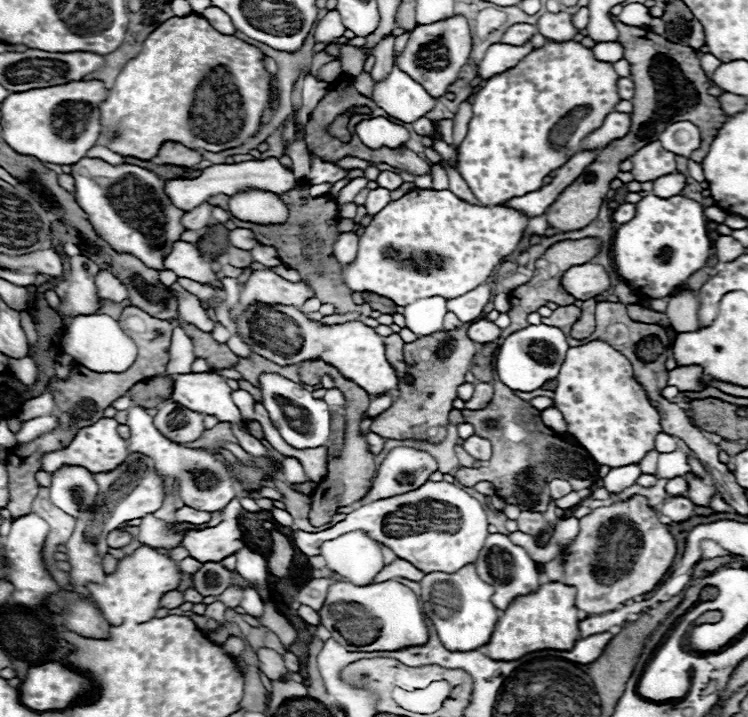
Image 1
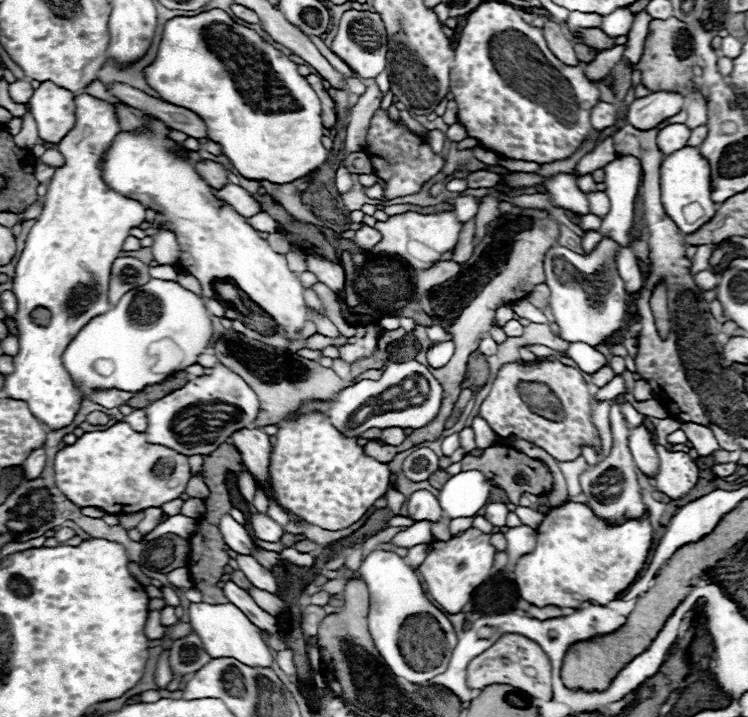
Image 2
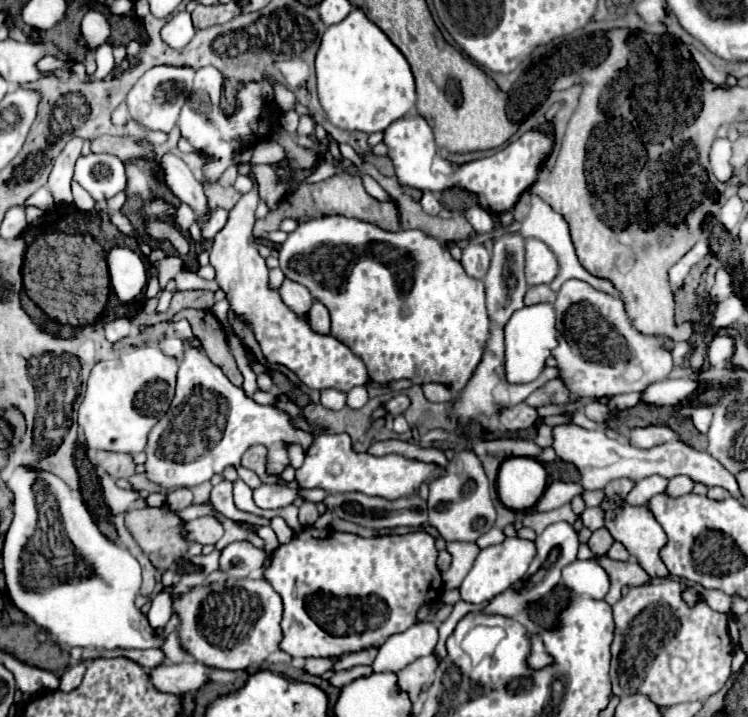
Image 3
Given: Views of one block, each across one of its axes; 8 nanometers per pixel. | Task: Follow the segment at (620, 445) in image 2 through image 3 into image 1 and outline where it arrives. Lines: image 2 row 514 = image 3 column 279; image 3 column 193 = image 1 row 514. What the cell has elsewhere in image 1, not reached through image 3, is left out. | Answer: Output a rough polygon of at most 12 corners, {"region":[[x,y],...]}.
{"region":[[646,498],[580,518],[562,582],[604,614],[654,590],[676,556]]}

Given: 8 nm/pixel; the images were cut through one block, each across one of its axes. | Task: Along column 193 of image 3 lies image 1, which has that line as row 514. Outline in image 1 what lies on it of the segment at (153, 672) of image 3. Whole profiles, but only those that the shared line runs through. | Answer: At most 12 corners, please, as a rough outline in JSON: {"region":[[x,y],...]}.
{"region":[[684,496],[664,500],[660,512],[672,522],[686,522],[694,504]]}

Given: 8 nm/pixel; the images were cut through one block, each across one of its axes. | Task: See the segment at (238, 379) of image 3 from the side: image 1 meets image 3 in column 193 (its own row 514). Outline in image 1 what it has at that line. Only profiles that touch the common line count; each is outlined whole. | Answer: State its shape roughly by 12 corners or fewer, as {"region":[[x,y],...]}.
{"region":[[324,360],[300,364],[300,380],[324,374],[346,398],[342,456],[310,496],[310,524],[358,502],[376,476],[360,422],[370,394]]}

